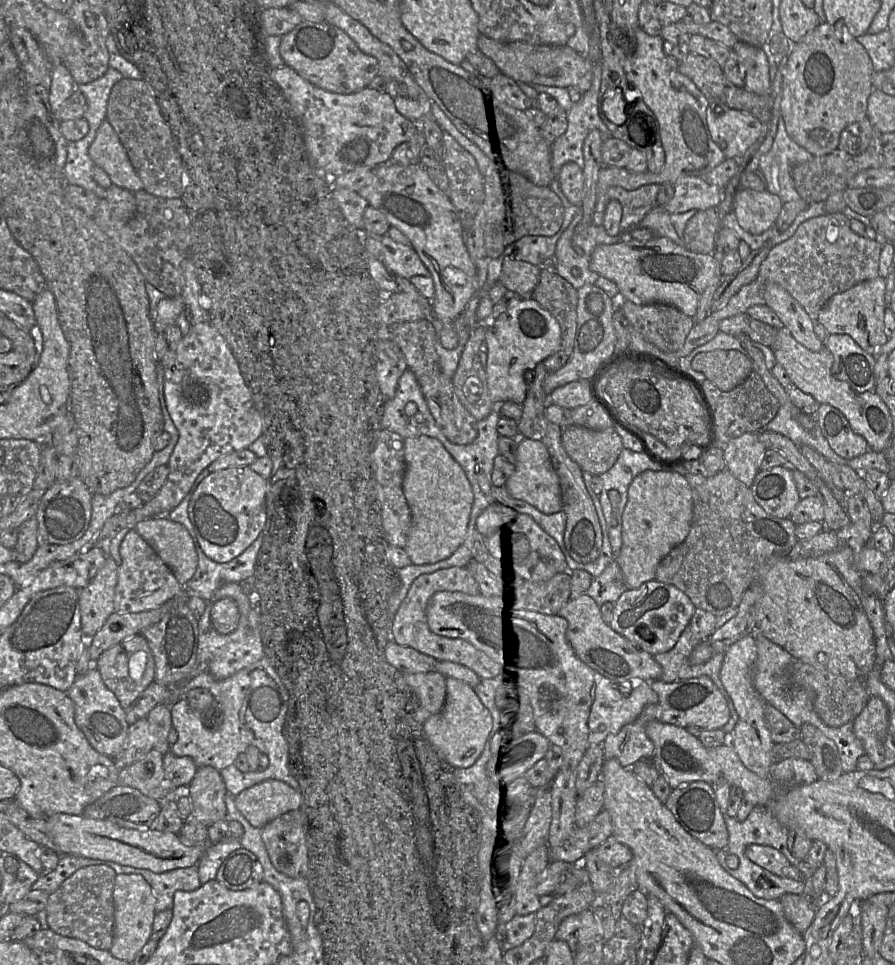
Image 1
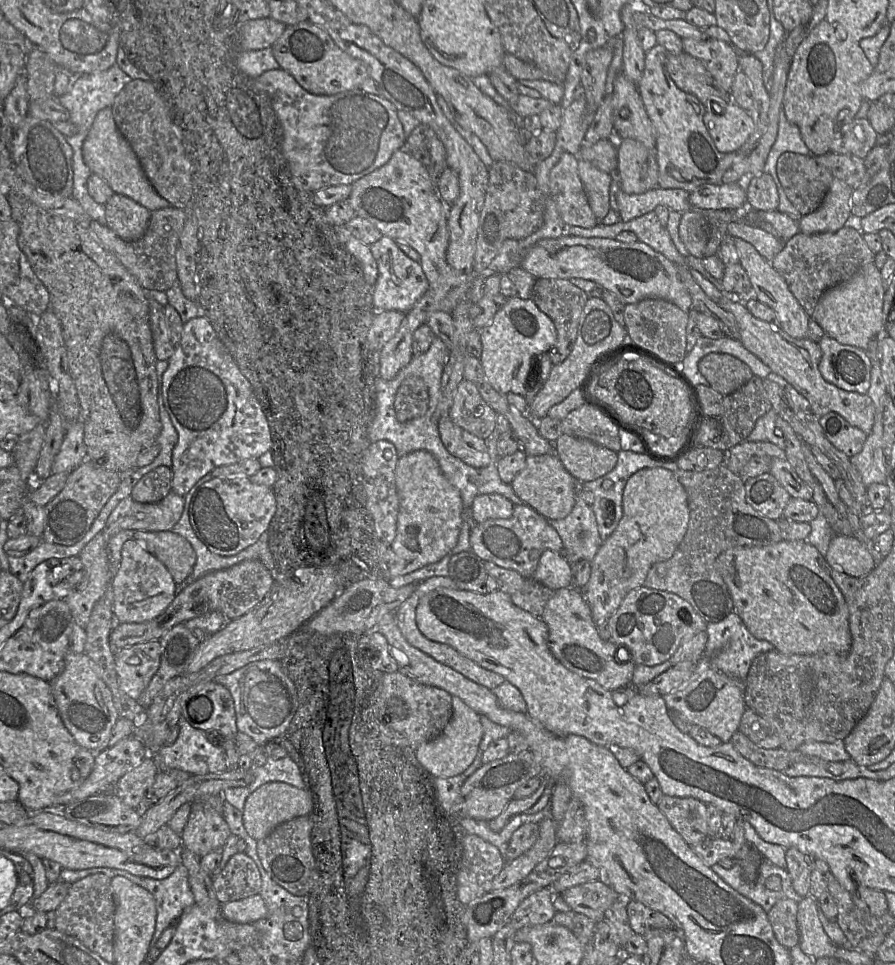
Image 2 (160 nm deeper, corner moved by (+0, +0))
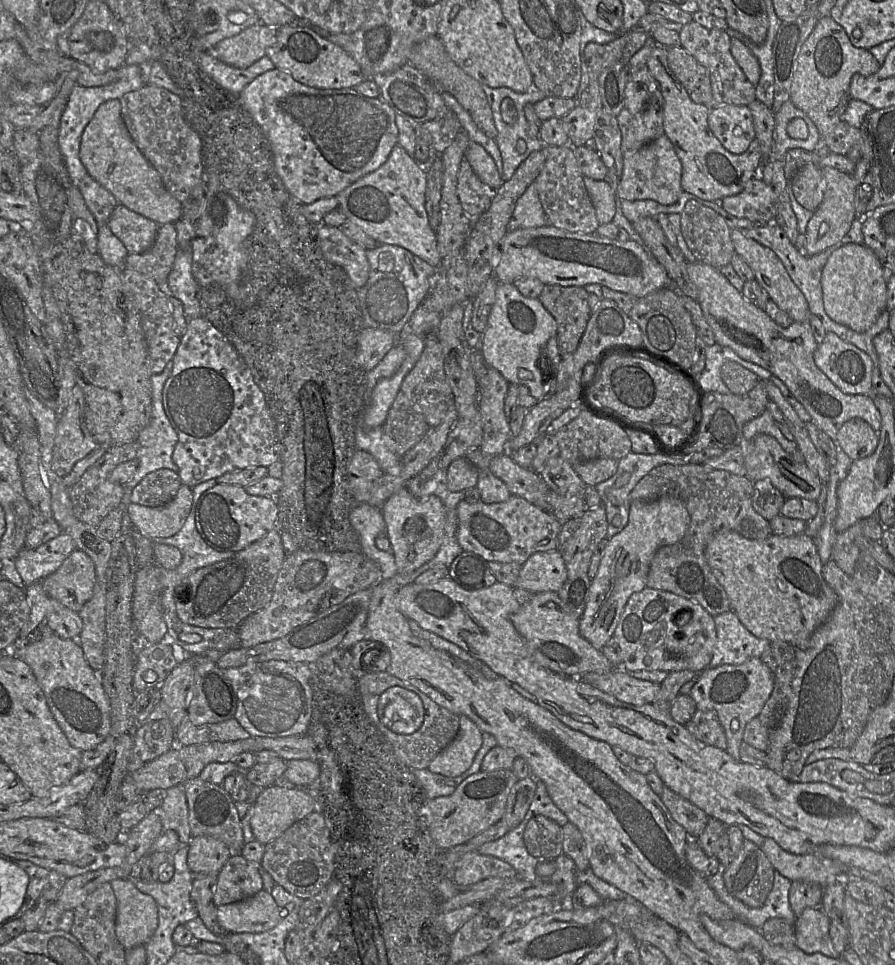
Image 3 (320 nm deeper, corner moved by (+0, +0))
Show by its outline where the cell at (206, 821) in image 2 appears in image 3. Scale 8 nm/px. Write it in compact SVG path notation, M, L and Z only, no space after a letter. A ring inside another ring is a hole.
M194 836L188 843L187 864L193 875L218 875L230 856L229 848L211 836Z

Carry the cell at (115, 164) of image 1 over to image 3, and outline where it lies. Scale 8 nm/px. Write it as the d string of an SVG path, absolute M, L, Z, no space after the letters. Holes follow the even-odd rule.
M109 100L98 107L82 134L79 154L88 175L128 209L158 225L176 223L181 217L183 204L167 191L158 171L131 138L122 118L120 100Z

